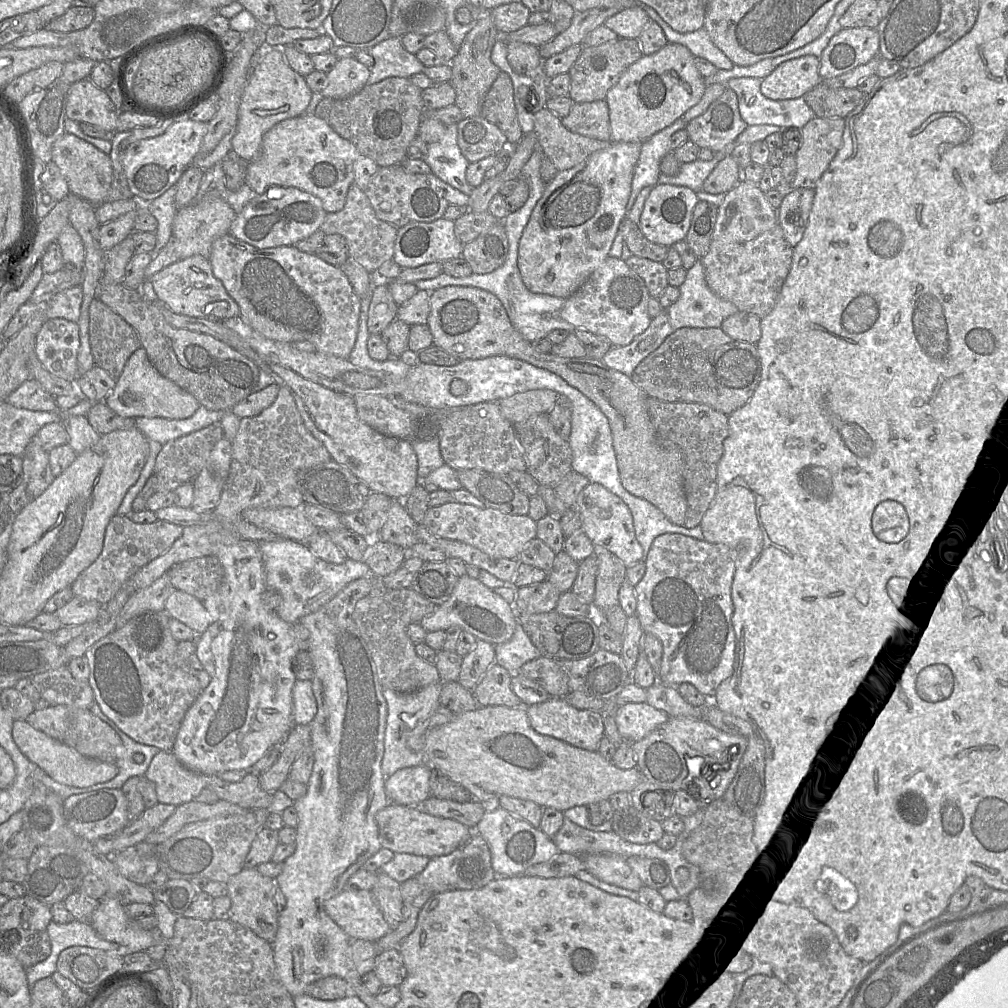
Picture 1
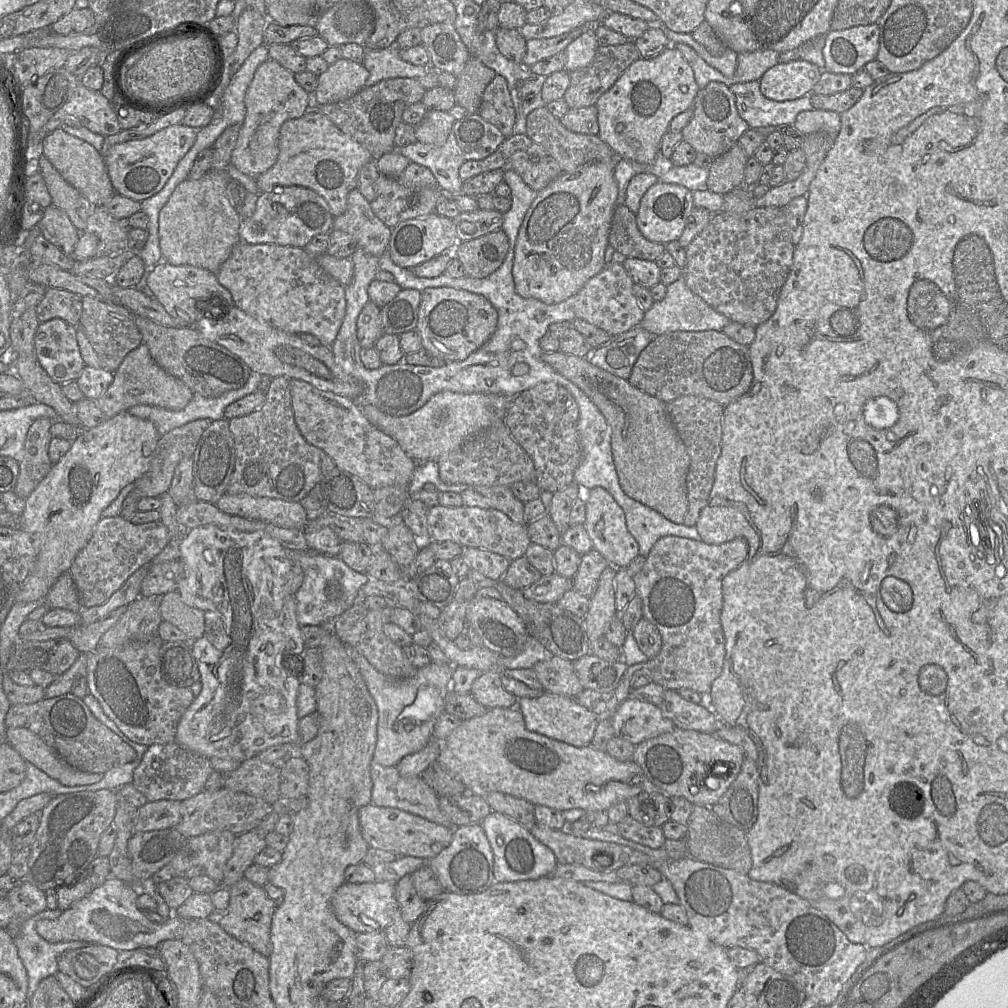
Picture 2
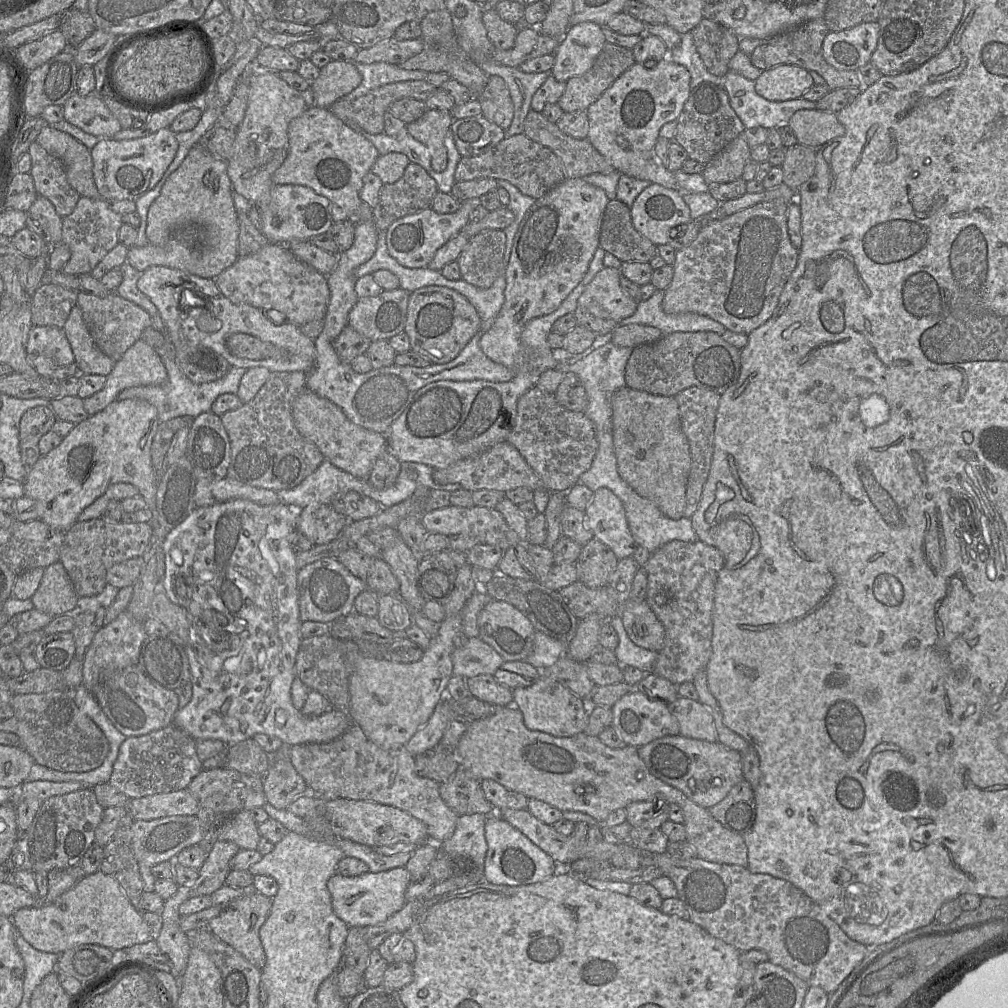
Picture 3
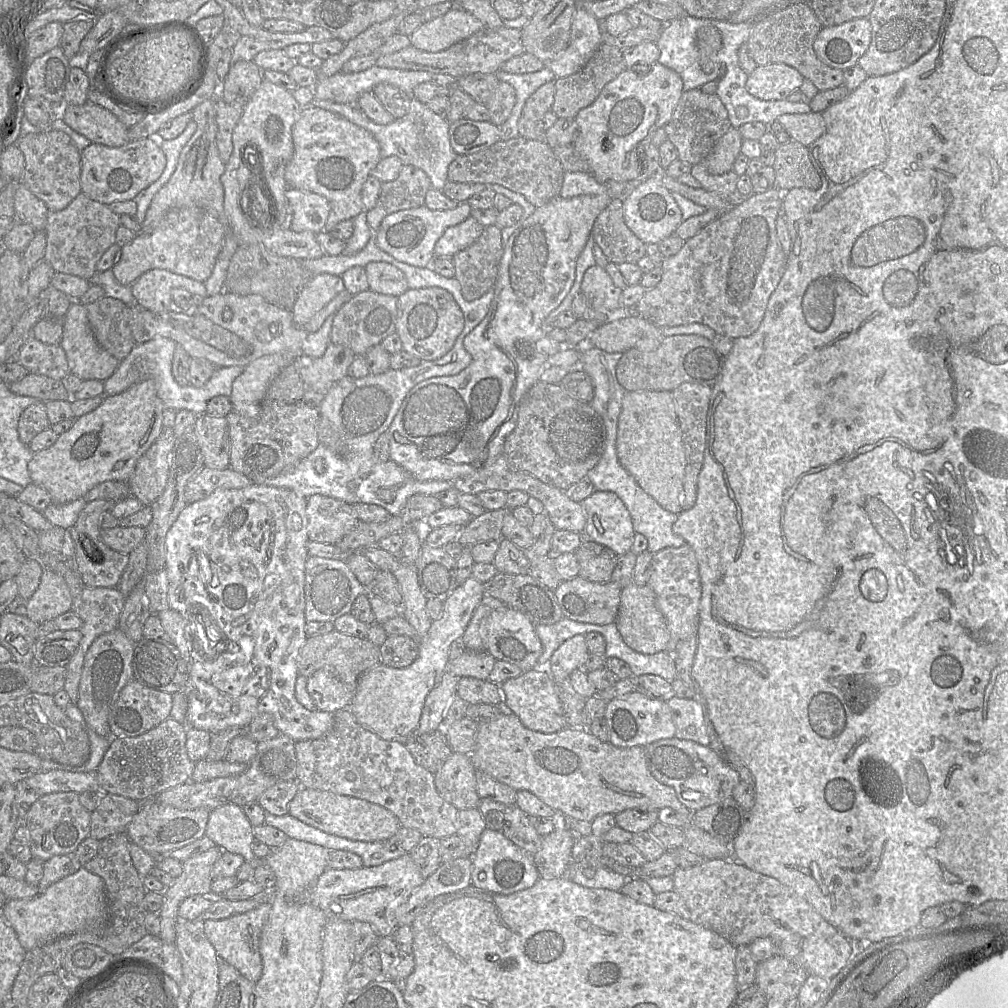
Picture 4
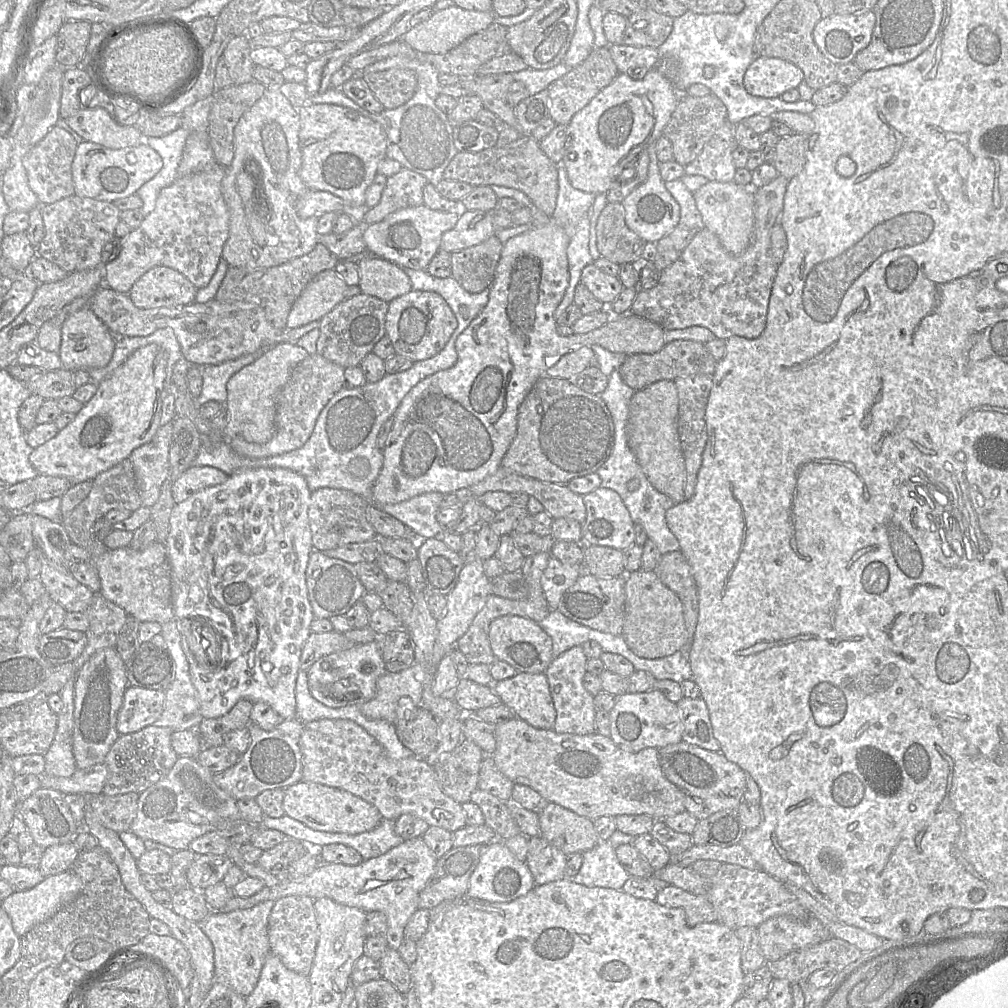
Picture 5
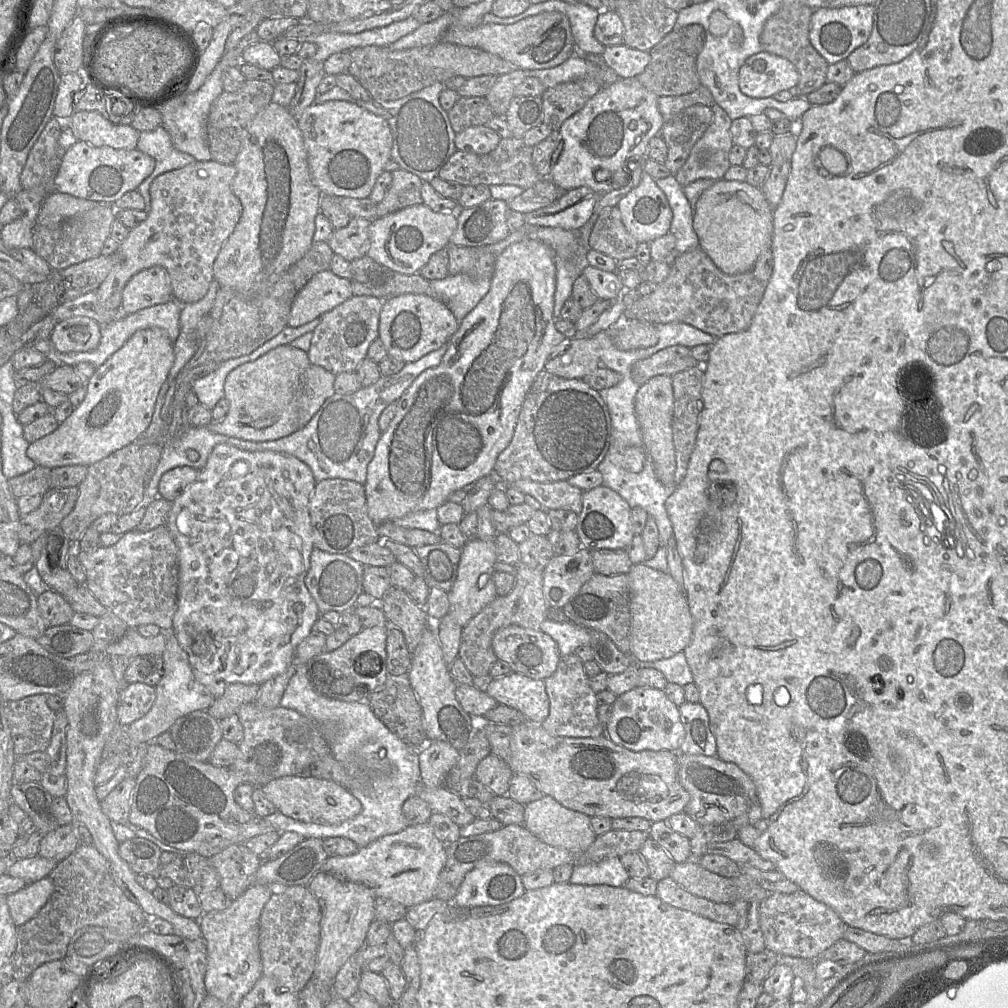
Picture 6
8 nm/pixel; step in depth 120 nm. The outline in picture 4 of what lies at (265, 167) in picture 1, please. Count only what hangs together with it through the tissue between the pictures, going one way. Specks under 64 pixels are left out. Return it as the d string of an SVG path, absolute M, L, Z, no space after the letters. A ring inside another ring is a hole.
M303 107L292 130L294 152L285 167L284 177L289 187L310 191L324 196L330 204L330 212L323 231L330 232L335 225L347 219L354 219L365 210L362 189L372 170L382 159L378 141L366 129L350 122L336 113L320 107Z

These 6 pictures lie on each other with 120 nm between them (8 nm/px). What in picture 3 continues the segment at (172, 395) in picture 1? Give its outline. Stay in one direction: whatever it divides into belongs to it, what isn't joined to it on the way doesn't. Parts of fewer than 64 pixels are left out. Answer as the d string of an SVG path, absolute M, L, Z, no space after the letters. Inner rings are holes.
M139 339L115 363L104 387L83 399L83 406L89 415L94 415L116 400L126 388L159 385L166 380L167 371L159 355Z

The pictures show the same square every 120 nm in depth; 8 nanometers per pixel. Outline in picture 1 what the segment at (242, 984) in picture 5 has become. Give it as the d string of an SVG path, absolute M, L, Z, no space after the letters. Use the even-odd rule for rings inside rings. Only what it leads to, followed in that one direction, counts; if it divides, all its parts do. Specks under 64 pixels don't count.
M256 868L243 869L232 876L227 883L231 900L230 920L252 930L257 936L272 944L278 929L279 910L274 895L277 889L275 879L262 875Z

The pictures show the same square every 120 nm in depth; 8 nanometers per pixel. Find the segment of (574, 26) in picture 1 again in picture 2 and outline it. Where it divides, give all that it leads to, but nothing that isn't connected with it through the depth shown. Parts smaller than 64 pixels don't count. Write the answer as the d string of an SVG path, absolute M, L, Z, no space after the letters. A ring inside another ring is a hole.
M582 25L574 30L552 38L531 39L526 41L526 54L522 64L530 67L553 55L563 53L566 47L587 31L594 31L596 25Z

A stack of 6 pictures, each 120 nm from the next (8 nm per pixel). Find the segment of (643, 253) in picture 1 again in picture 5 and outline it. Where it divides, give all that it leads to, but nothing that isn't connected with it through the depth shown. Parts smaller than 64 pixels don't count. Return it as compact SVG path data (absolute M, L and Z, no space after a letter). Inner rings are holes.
M608 203L603 208L596 224L596 240L600 255L618 265L641 258L646 244L626 225L622 203Z

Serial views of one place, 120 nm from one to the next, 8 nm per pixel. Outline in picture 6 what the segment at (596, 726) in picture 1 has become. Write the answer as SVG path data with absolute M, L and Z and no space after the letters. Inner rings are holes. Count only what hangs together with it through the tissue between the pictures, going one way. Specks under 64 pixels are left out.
M511 672L492 678L485 692L499 704L521 712L530 723L541 725L549 715L549 698L543 680Z

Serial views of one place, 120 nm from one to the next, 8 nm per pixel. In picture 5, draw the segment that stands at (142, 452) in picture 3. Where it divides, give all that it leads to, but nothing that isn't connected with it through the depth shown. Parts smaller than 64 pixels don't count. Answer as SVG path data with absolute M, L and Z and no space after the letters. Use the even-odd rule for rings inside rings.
M148 344L135 350L120 366L98 383L95 395L84 404L73 421L57 435L33 449L29 460L38 474L67 478L72 485L92 481L99 473L110 469L132 451L149 442L160 426L161 392L166 378L167 356L157 344Z

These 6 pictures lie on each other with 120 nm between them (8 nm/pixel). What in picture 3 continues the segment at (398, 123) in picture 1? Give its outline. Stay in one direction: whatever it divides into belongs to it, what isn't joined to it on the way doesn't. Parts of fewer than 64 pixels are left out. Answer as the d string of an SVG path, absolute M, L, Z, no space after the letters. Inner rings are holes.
M426 80L395 82L354 100L339 99L328 109L342 122L355 122L369 134L380 134L384 132L384 114L393 102L402 98L425 101L437 89Z

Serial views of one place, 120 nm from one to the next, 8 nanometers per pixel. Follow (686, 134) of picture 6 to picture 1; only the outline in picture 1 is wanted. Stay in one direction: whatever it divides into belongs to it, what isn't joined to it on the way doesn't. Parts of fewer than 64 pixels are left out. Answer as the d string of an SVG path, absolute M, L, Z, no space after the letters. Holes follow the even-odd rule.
M727 87L703 114L687 123L685 130L689 140L701 149L719 152L747 127L739 112L737 95Z

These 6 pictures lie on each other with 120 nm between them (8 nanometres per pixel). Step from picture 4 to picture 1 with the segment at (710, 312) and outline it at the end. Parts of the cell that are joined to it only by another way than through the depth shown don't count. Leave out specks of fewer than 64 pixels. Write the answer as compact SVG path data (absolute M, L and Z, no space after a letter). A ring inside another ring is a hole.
M779 223L755 239L737 243L713 240L705 256L700 258L709 289L718 297L733 303L739 311L752 313L759 318L767 316L774 308L792 263L793 248L784 237Z

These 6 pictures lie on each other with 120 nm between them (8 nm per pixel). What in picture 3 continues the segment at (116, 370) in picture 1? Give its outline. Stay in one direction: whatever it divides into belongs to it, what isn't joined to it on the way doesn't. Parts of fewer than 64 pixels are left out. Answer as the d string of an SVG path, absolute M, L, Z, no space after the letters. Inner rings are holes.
M78 291L77 305L82 310L84 322L97 347L115 362L119 361L123 354L141 339L143 331L152 325L151 316L145 309L115 292L100 297Z

